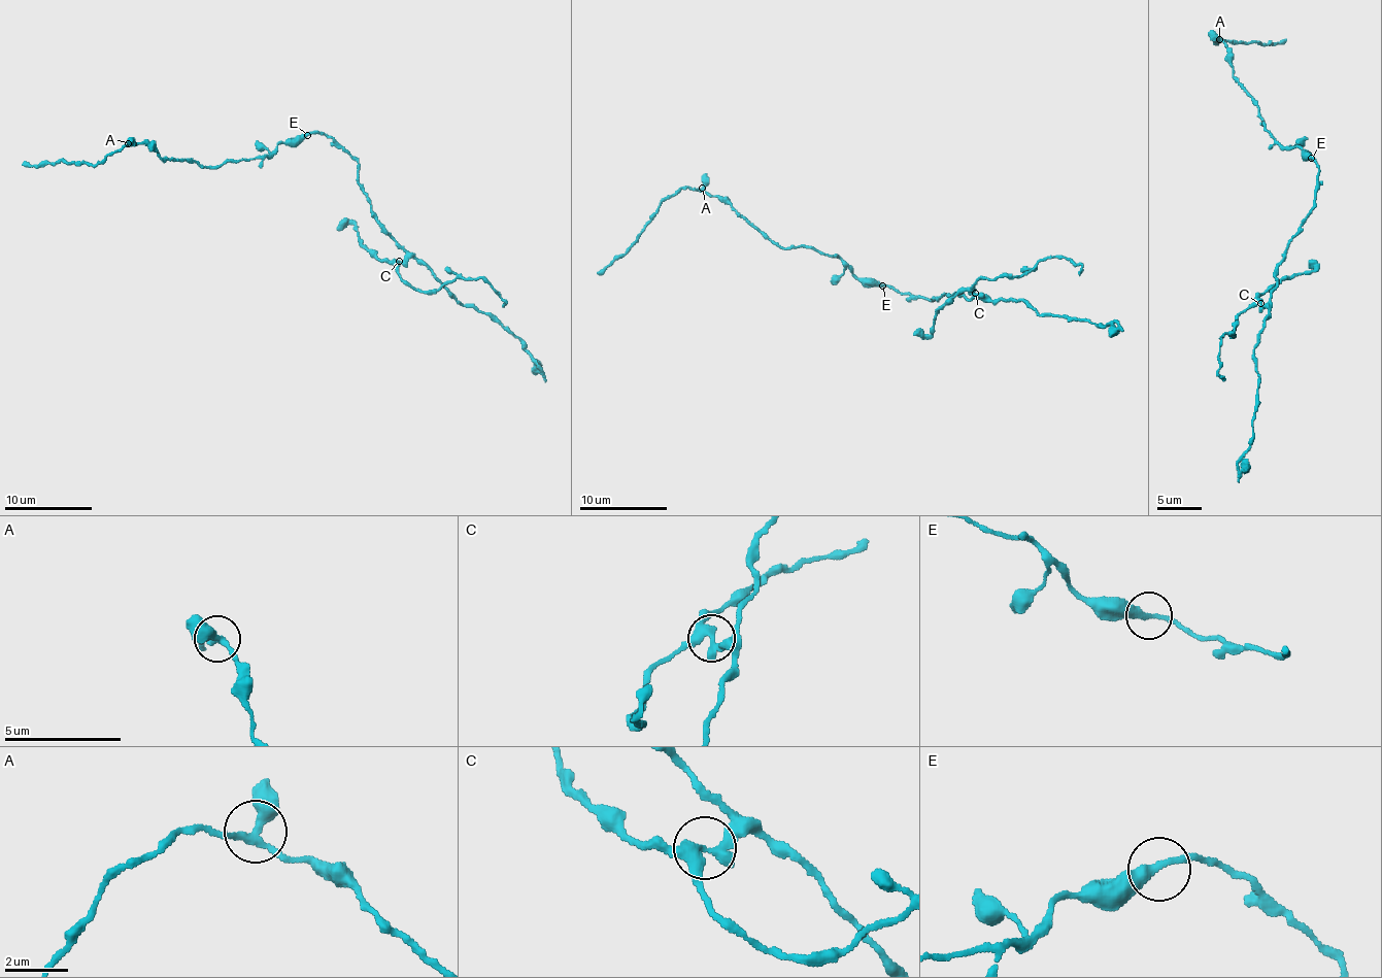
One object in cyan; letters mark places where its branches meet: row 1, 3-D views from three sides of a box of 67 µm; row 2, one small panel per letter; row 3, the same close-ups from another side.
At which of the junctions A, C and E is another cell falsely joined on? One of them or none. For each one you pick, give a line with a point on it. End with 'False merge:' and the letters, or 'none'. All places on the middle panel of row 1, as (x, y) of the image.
C: at (975, 293)
False merge: C

